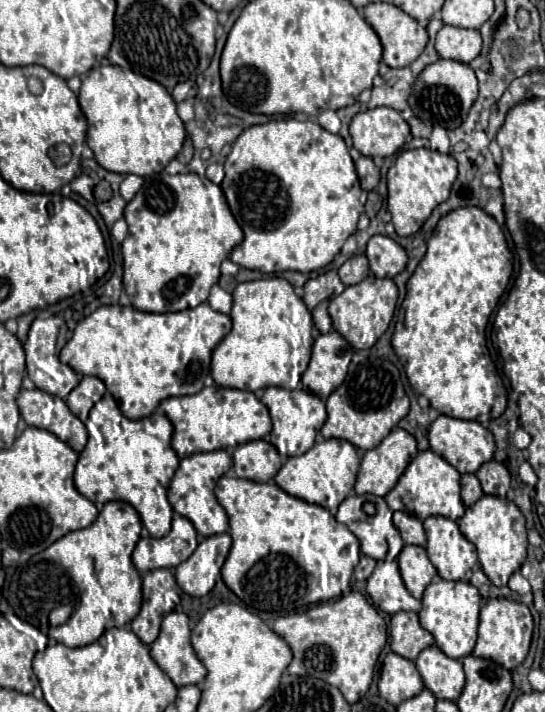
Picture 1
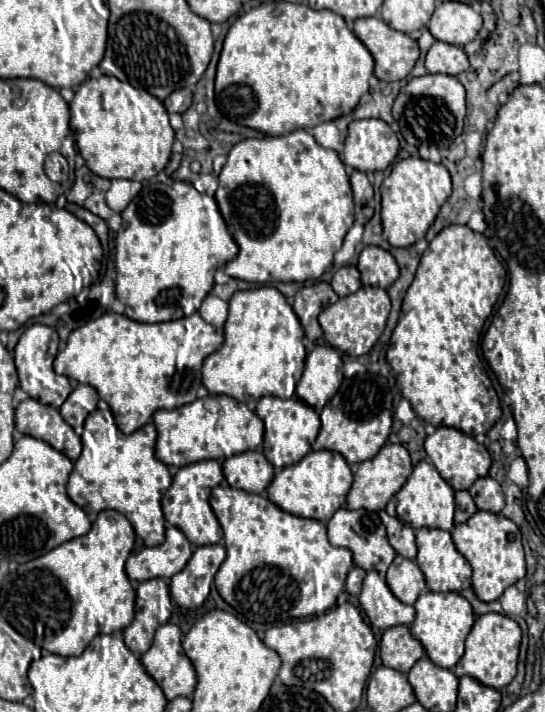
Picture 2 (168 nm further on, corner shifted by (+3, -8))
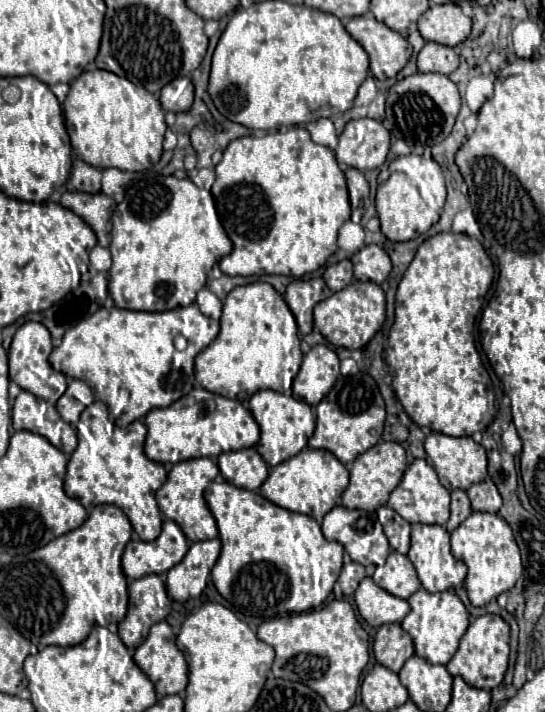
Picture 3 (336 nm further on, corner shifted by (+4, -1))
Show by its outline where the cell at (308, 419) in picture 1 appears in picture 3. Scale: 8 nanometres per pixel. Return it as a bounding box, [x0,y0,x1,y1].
[249,390,315,466]

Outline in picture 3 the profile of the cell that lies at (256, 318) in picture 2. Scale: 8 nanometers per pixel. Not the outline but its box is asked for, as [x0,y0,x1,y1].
[195,282,302,398]

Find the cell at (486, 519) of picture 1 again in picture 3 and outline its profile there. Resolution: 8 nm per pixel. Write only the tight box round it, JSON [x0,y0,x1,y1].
[451,512,523,606]

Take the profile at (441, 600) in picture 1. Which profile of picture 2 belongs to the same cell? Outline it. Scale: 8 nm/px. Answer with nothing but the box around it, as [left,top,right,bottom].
[410,593,474,669]

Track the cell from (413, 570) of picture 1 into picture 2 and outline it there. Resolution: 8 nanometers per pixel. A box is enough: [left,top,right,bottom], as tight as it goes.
[386,555,426,605]

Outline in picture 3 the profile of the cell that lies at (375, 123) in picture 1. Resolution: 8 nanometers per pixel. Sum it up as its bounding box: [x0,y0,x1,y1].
[335,120,391,172]

